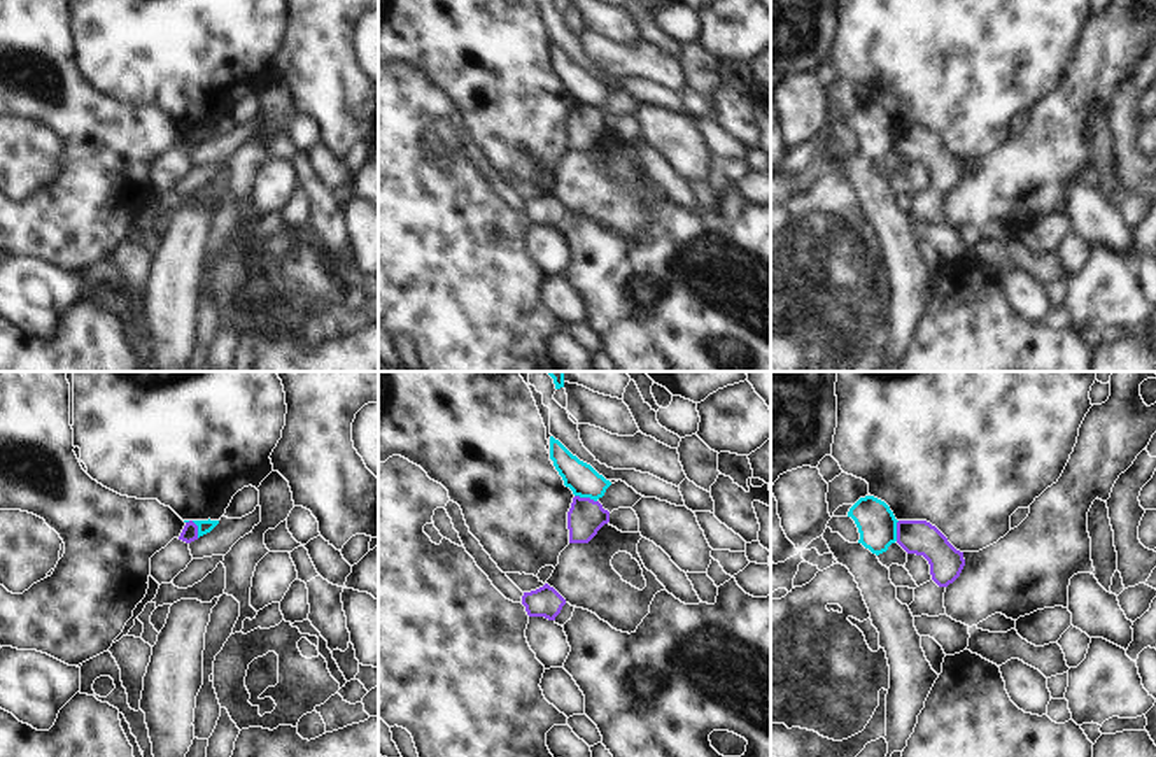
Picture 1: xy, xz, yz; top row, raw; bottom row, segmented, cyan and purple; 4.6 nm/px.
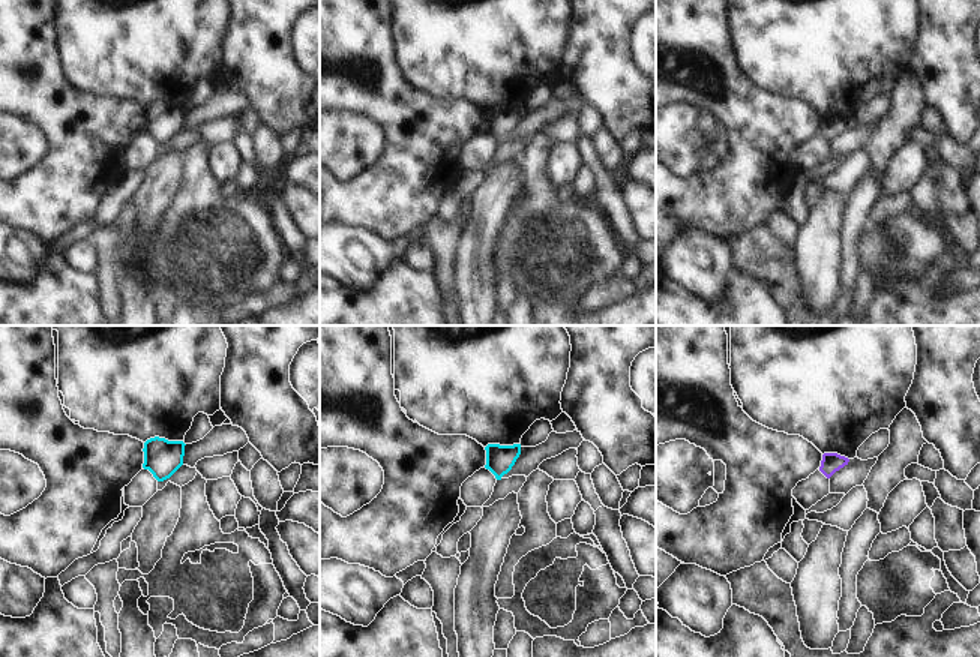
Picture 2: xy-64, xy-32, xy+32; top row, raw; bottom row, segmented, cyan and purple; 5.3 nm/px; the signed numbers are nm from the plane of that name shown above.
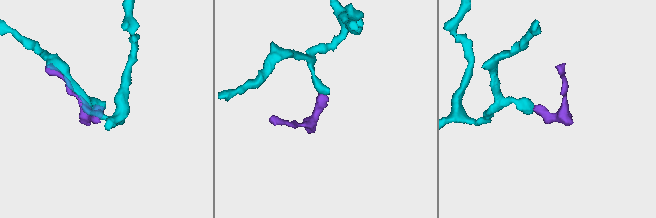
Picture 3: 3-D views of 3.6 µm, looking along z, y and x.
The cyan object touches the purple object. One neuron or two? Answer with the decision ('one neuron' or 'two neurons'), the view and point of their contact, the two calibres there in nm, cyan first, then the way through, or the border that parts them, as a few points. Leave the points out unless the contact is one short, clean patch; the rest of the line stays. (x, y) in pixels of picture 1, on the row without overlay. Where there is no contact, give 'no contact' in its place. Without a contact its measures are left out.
two neurons | xz (585, 104) | 150/170 nm | along xz (575, 102), (596, 109)

